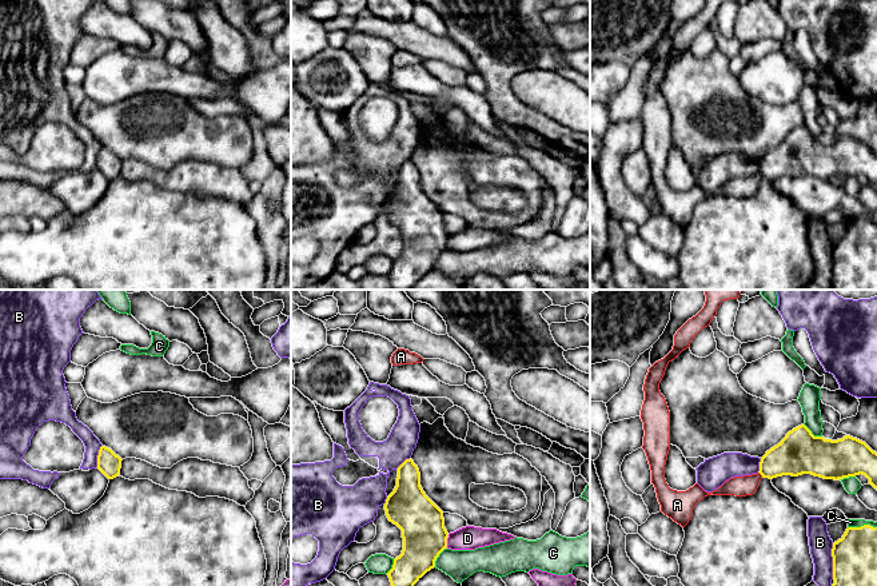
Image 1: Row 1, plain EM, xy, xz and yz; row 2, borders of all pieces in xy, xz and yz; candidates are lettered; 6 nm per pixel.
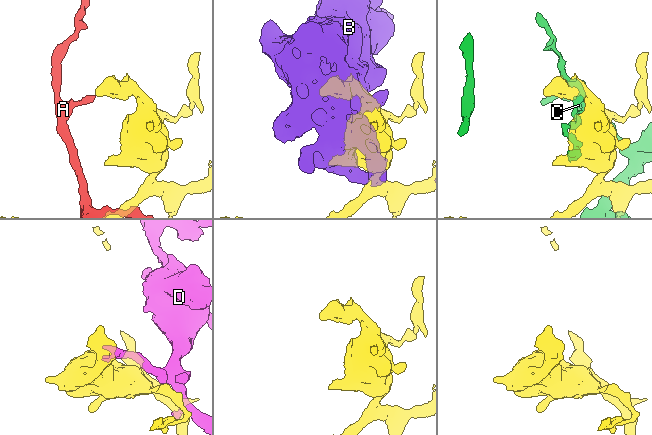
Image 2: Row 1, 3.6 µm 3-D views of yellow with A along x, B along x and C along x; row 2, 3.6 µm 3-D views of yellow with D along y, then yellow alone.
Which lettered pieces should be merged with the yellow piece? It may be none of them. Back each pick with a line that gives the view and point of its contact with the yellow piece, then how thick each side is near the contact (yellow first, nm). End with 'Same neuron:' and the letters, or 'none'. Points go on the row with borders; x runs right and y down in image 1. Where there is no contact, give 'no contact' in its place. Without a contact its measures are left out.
Same neuron: none

